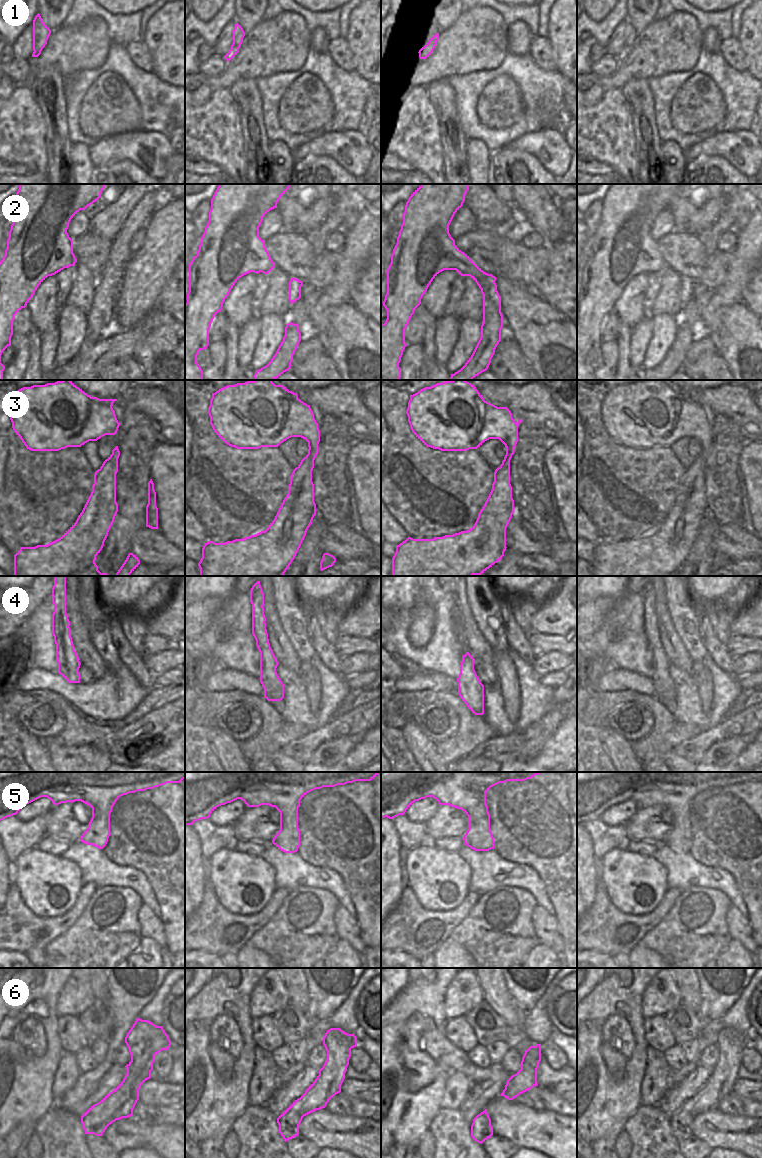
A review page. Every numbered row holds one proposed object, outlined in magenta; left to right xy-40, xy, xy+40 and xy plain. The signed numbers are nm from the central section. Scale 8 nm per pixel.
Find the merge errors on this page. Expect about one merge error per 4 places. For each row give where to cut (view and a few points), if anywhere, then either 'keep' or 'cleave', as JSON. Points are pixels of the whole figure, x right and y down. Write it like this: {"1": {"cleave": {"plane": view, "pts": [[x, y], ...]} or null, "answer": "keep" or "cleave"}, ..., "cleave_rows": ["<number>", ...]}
{"1": {"cleave": null, "answer": "keep"}, "2": {"cleave": null, "answer": "keep"}, "3": {"cleave": {"plane": "xy", "pts": [[309, 448], [315, 455]]}, "answer": "cleave"}, "4": {"cleave": null, "answer": "keep"}, "5": {"cleave": null, "answer": "keep"}, "6": {"cleave": null, "answer": "keep"}, "cleave_rows": ["3"]}

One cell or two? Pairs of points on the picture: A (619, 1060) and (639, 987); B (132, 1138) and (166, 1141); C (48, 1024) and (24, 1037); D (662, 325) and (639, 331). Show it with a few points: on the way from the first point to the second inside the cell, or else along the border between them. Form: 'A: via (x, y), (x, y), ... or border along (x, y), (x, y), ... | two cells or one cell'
A: border along (627, 1058), (624, 1074), (619, 1079), (615, 1079) | two cells
B: via (140, 1138), (158, 1138) | one cell
C: border along (23, 1019), (35, 1018), (42, 1025), (46, 1050) | two cells
D: border along (649, 315), (652, 321), (652, 336), (645, 349) | two cells

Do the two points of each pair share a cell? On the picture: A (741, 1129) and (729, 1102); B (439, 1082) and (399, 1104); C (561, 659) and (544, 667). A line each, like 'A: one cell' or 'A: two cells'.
A: two cells
B: one cell
C: one cell

